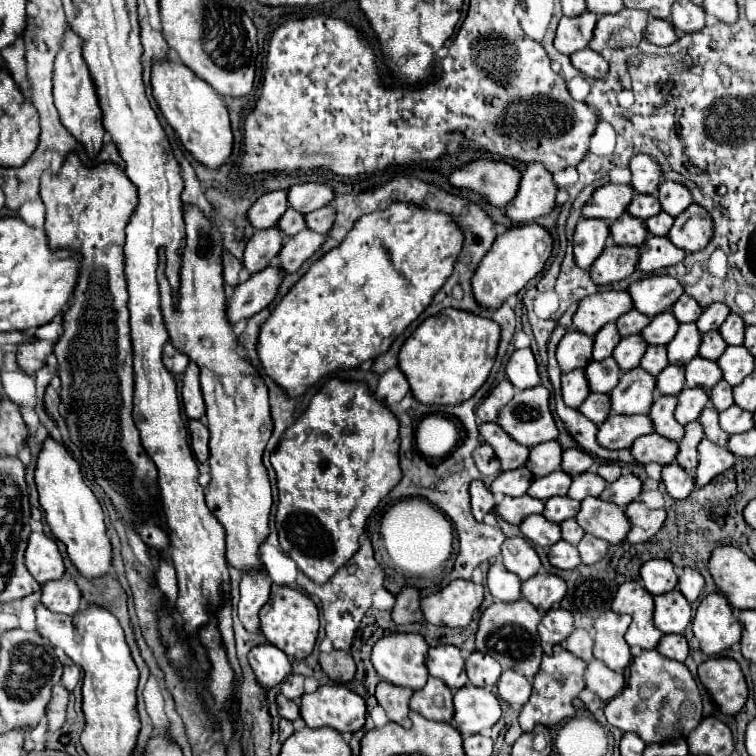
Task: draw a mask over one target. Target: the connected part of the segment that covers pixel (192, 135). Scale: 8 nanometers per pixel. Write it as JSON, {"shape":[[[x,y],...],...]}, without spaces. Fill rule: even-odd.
{"shape":[[[173,61],[153,63],[151,85],[153,85],[153,97],[163,117],[177,133],[181,145],[205,169],[219,169],[233,151],[233,133],[227,107],[223,105],[217,91],[209,83],[201,81],[189,67]]]}

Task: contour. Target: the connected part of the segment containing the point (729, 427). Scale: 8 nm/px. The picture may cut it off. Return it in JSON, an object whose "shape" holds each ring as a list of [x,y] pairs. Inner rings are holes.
{"shape":[[[731,405],[731,407],[725,409],[723,413],[719,413],[719,423],[721,423],[721,427],[723,427],[729,435],[745,433],[745,431],[749,431],[751,427],[755,427],[753,413],[751,413],[751,411],[745,411],[745,409],[739,409],[737,405]]]}

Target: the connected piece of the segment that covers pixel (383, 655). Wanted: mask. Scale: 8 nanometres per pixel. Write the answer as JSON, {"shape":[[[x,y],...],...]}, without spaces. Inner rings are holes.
{"shape":[[[393,633],[387,637],[381,637],[375,647],[373,647],[373,657],[371,663],[375,667],[375,671],[387,681],[393,683],[397,687],[409,687],[413,691],[421,689],[427,683],[427,667],[425,667],[425,659],[427,659],[427,643],[421,635],[417,633]]]}

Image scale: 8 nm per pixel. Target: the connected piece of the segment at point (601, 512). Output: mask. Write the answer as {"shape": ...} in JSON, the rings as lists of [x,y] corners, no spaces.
{"shape":[[[587,497],[581,503],[581,511],[575,519],[585,533],[605,539],[611,545],[623,543],[629,533],[629,517],[625,515],[623,507],[599,497]]]}

